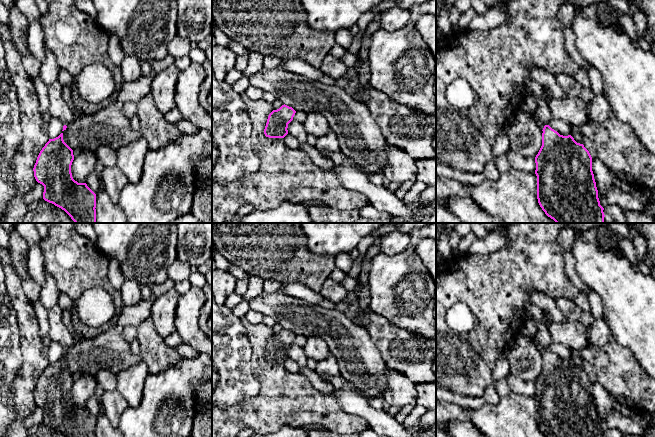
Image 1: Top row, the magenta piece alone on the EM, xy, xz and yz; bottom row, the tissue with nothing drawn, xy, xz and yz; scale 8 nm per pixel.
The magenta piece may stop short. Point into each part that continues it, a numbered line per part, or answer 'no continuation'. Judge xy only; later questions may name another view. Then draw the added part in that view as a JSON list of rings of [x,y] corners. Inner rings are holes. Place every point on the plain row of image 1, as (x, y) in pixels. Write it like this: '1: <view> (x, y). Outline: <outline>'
1: xy (49, 294). Outline: [[[45,271],[45,283],[41,287],[39,300],[49,313],[49,336],[53,341],[59,342],[64,349],[70,349],[74,339],[62,322],[62,309],[58,305],[60,292],[54,279]]]

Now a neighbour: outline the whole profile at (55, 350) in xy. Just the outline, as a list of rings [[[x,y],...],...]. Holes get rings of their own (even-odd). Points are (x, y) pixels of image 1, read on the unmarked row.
[[[52,340],[48,345],[48,350],[46,352],[49,363],[58,361],[62,357],[63,350],[64,348],[59,342]]]

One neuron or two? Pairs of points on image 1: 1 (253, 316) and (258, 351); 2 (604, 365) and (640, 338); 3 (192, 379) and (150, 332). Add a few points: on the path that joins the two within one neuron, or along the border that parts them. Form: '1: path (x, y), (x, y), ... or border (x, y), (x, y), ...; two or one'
1: border (244, 321), (254, 324), (261, 322); two
2: border (610, 332), (620, 344), (634, 354), (641, 366); two
3: border (182, 358), (174, 365), (156, 373); two

